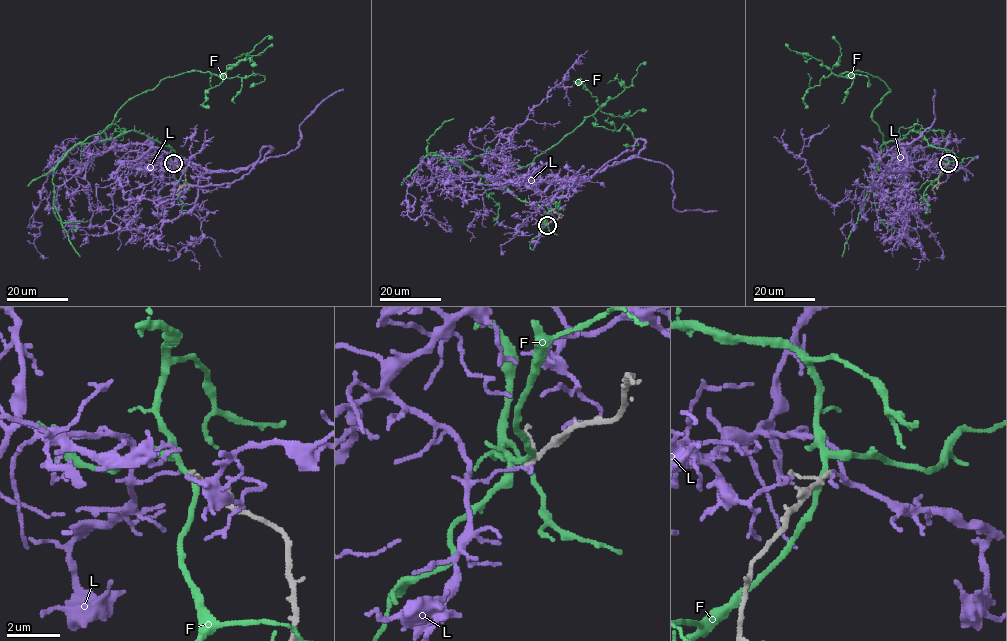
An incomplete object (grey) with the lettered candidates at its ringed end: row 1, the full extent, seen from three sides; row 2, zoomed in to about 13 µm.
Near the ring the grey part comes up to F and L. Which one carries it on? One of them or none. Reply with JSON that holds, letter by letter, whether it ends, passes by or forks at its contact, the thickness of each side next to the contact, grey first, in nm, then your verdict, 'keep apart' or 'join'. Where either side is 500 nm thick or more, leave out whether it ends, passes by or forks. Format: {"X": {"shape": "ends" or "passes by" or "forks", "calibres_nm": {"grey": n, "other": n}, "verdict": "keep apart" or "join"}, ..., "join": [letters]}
{"F": {"shape": "passes by", "calibres_nm": {"grey": 140, "other": 220}, "verdict": "keep apart"}, "L": {"shape": "ends", "calibres_nm": {"grey": 130, "other": 140}, "verdict": "keep apart"}, "join": []}

